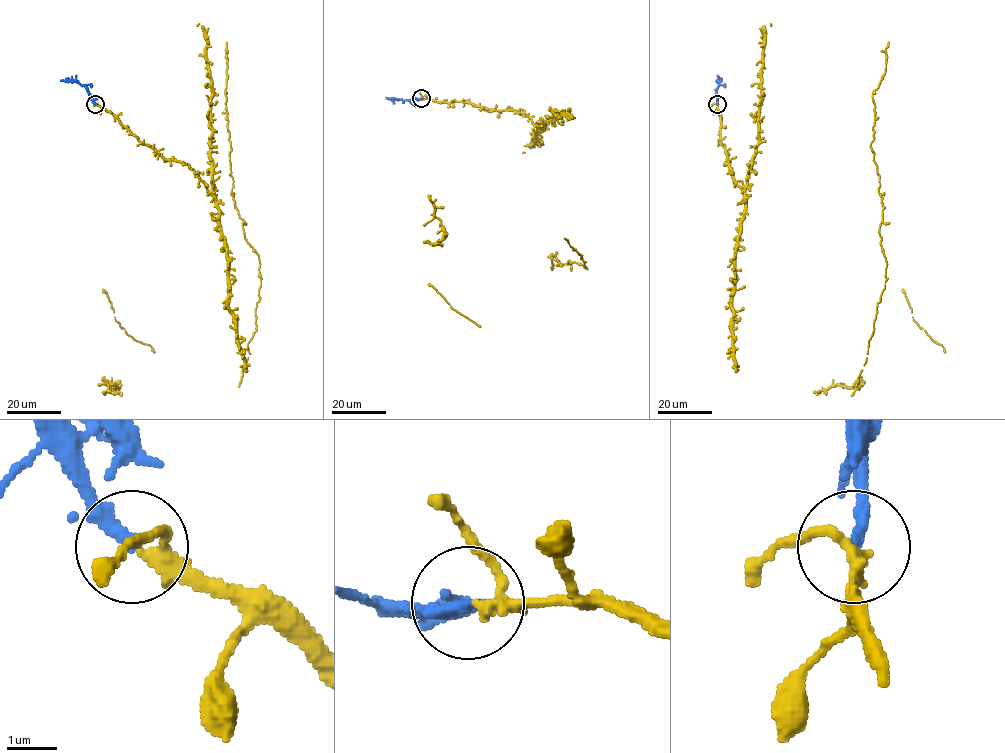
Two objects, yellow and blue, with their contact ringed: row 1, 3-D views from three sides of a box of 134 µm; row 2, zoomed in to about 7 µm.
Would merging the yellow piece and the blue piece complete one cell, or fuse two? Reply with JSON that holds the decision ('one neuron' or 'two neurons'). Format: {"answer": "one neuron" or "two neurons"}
{"answer": "one neuron"}

